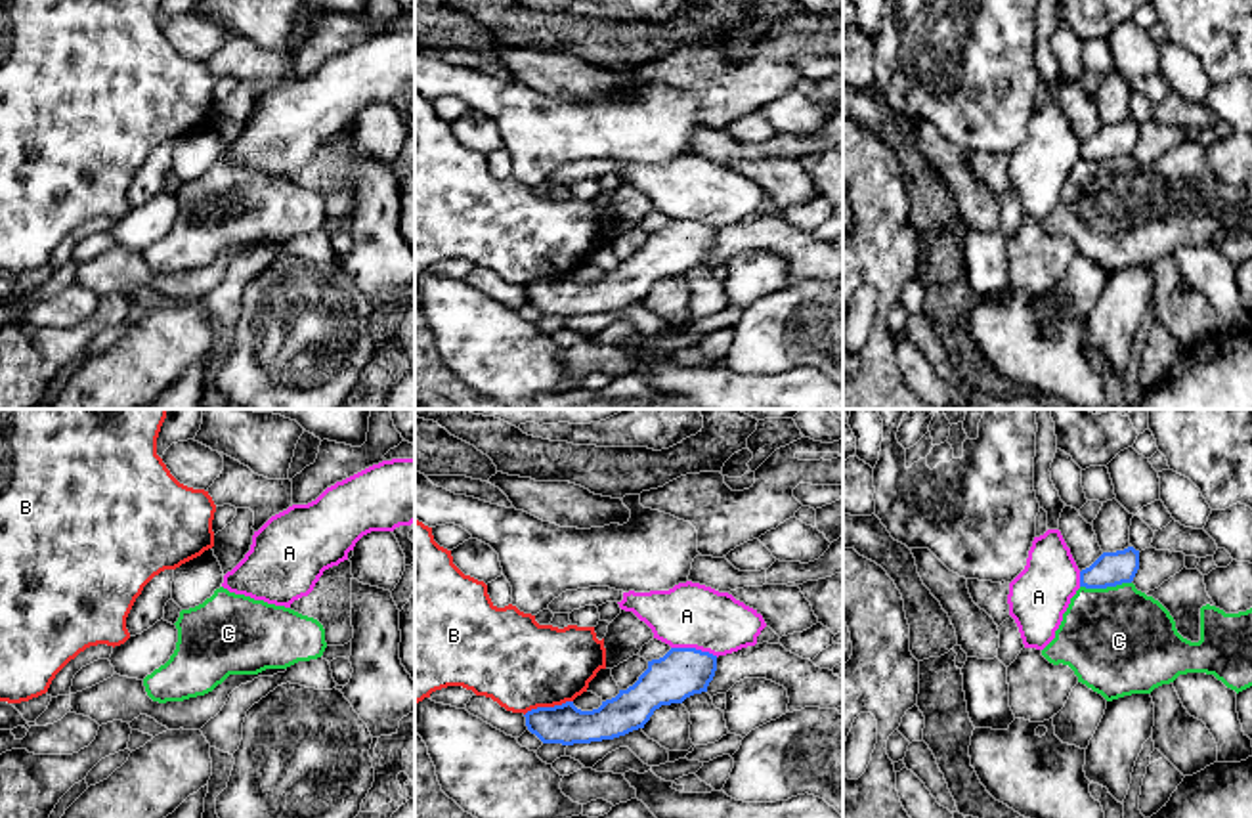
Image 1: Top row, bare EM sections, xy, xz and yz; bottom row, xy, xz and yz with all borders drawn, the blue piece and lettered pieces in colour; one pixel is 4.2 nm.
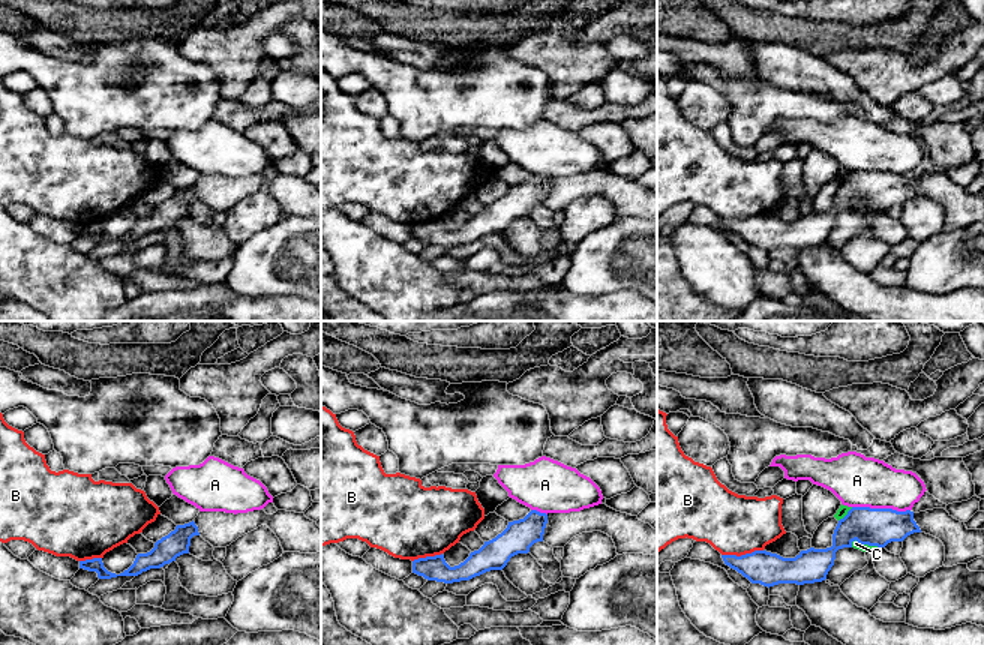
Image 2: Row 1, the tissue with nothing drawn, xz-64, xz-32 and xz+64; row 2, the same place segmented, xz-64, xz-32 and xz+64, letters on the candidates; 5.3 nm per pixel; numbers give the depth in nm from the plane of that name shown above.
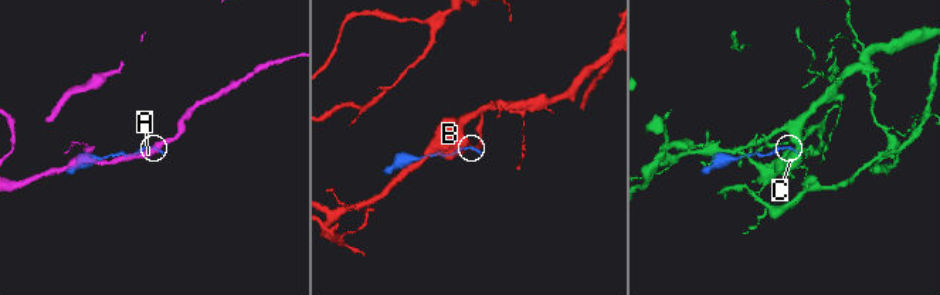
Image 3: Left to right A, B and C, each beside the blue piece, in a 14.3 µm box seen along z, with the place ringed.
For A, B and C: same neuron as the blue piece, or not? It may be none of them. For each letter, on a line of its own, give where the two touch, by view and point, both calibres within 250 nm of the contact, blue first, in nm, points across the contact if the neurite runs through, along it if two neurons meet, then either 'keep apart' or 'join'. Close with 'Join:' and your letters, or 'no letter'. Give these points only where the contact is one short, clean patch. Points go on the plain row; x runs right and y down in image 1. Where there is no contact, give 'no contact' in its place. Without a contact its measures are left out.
A: xz (694, 220) | 200/280 nm | along xz (671, 218), (694, 218), (717, 228) | keep apart
B: xz (547, 279) | 170/380 nm | keep apart
C: yz (1105, 159) | 140/460 nm | along yz (1130, 153), (1080, 159) | keep apart
Join: no letter

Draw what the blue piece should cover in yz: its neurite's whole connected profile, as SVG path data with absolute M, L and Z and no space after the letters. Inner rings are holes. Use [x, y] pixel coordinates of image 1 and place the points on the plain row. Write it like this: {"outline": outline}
{"outline": "M1128 118L1116 124L1103 124L1090 140L1080 143L1080 159L1107 161L1132 155L1139 141L1139 122Z"}

